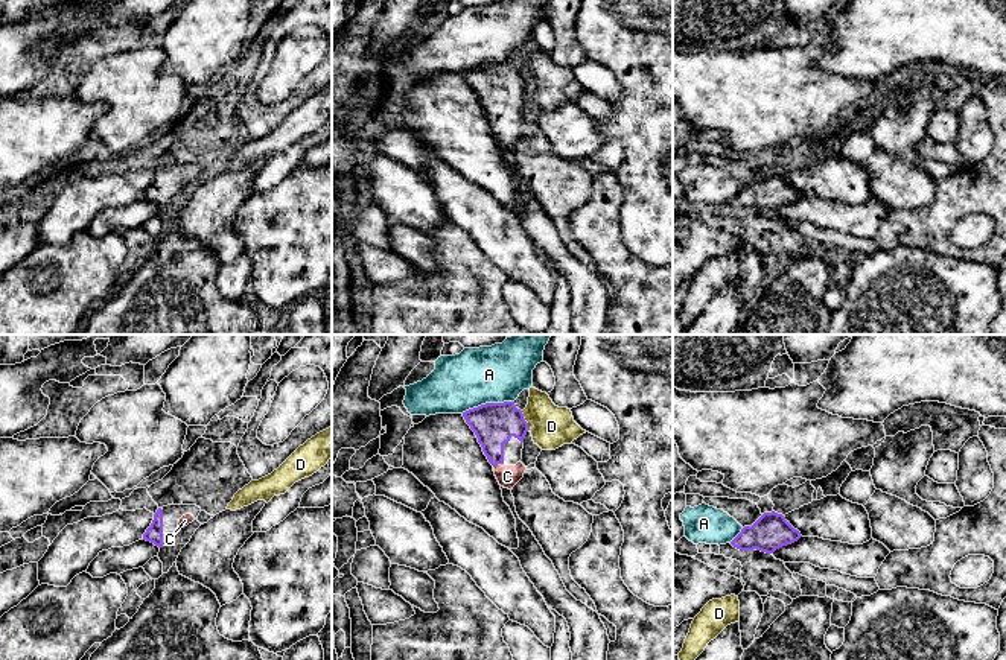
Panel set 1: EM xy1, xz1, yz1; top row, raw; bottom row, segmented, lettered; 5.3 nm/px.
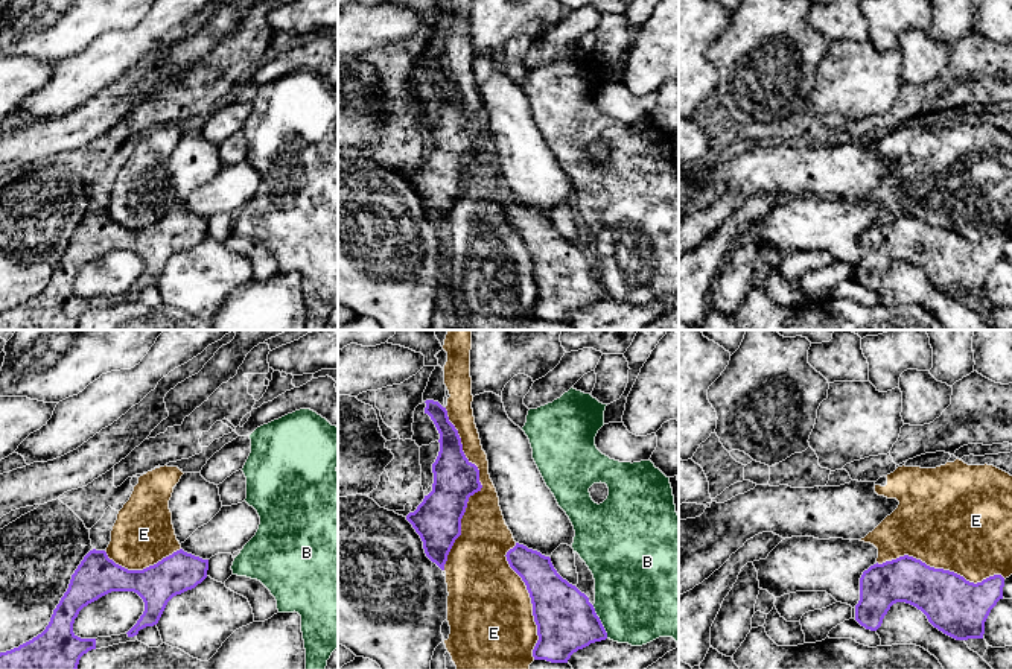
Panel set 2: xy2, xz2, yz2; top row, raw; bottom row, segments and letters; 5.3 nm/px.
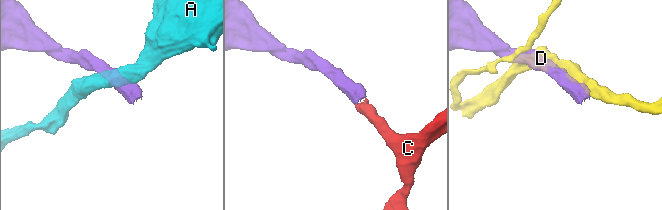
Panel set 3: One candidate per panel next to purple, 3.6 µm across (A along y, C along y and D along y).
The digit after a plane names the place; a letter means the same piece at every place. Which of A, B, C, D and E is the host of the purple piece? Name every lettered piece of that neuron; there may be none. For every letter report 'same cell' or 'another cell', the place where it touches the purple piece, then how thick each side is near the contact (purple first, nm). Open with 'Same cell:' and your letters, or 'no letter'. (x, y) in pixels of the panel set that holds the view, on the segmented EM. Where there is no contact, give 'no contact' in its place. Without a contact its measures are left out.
Same cell: C
A: another cell; meets purple in xz1 at (487, 403); 220 nm thick on the purple side, 300 nm on the other
B: another cell; meets purple in xz2 at (600, 622); 320 nm thick on the purple side, 480 nm on the other
C: same cell; meets purple in xz1 at (498, 463); 220 nm thick on the purple side, 120 nm on the other
D: another cell; meets purple in xz1 at (525, 422); 220 nm thick on the purple side, 220 nm on the other
E: another cell; meets purple in xz2 at (478, 490); 240 nm thick on the purple side, 260 nm on the other

